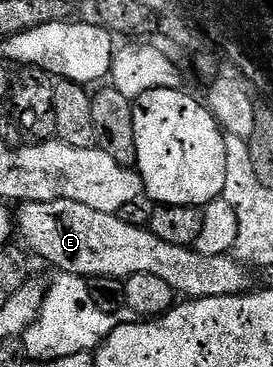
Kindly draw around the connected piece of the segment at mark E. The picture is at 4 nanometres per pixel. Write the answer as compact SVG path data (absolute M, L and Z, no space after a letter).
M27 201L19 204L18 233L31 254L43 257L50 265L62 269L63 274L91 279L90 277L119 277L125 279L143 273L164 279L175 294L186 299L199 297L241 297L251 292L250 273L241 260L233 256L209 257L200 255L191 247L176 247L156 239L149 228L129 225L121 216L92 211L84 203L59 201Z

